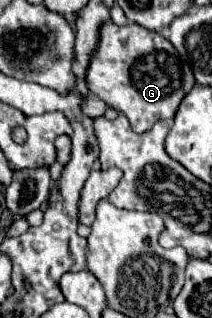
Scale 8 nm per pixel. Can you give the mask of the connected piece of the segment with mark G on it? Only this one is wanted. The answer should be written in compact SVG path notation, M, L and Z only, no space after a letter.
M110 20L100 26L98 44L86 68L86 86L108 108L122 112L134 132L148 132L154 122L174 118L182 98L194 84L196 80L188 62L180 60L176 48L160 34L138 24L116 26Z

